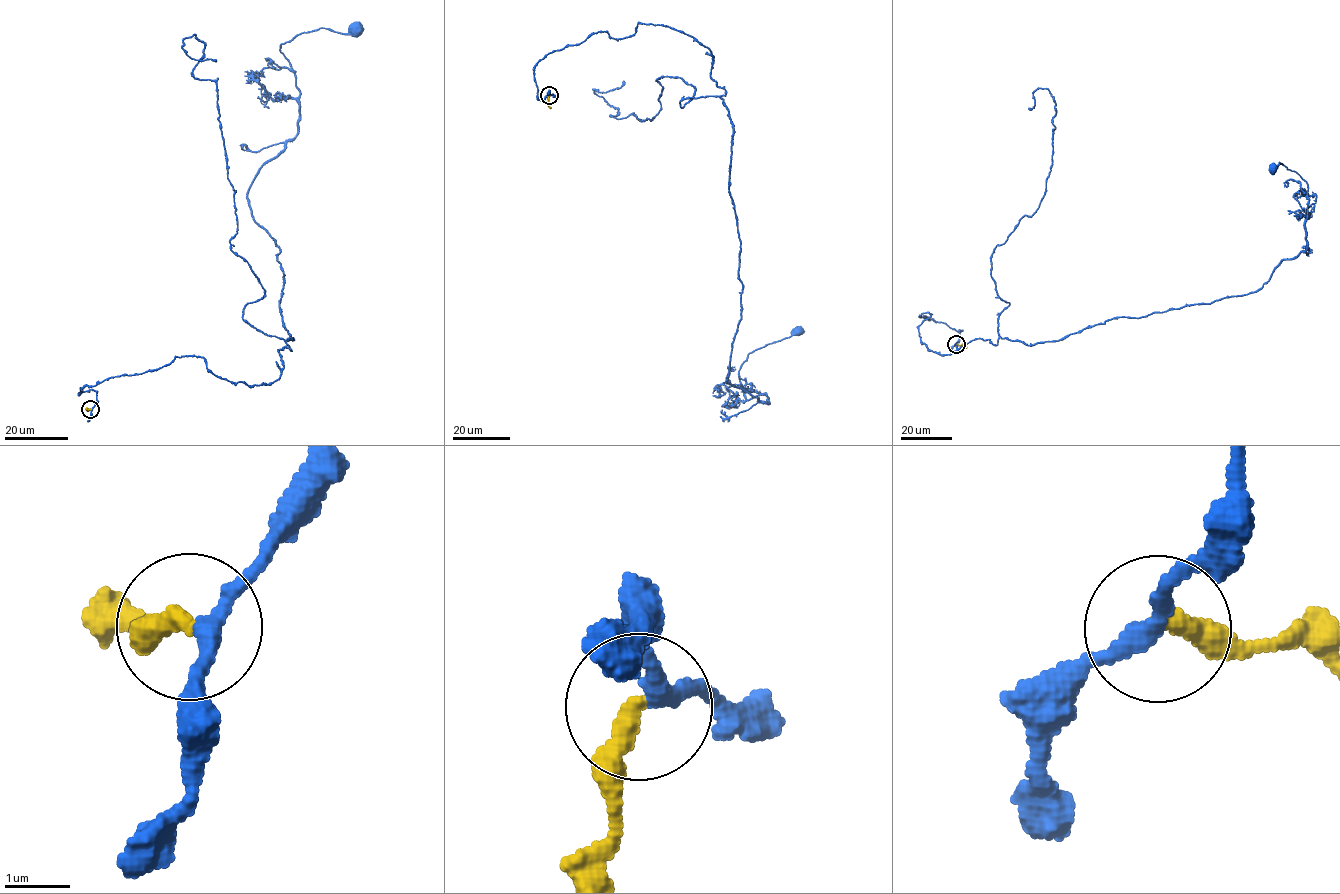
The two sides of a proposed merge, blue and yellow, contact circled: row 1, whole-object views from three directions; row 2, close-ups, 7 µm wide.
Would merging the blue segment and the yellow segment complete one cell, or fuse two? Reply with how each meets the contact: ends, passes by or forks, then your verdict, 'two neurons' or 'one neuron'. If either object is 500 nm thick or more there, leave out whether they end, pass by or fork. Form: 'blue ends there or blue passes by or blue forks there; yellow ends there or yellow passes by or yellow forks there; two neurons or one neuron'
blue passes by; yellow ends there; one neuron

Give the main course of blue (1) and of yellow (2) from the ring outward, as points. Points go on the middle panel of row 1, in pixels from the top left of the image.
1: (550, 96), (537, 62), (593, 33), (709, 50), (740, 241), (727, 383), (769, 403), (738, 370), (798, 330)
2: (549, 96), (547, 104), (550, 108)

